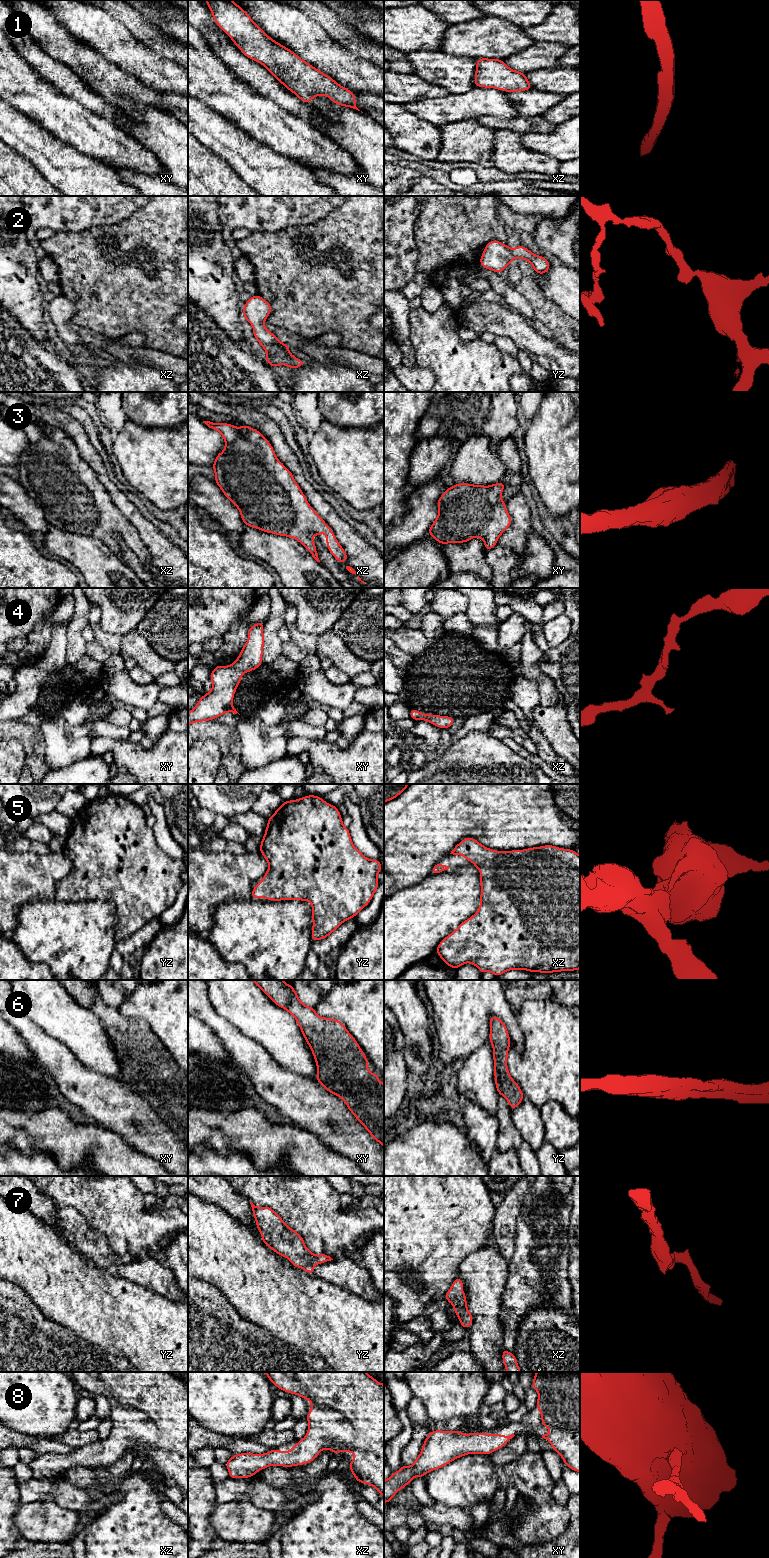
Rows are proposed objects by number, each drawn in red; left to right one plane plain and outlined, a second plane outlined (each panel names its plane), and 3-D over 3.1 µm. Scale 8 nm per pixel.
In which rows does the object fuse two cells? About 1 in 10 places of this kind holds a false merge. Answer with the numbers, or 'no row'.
no row

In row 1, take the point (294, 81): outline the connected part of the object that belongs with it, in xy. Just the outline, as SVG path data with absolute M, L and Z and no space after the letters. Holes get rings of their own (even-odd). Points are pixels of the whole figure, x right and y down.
M205 0L205 2L216 24L232 39L235 46L246 57L263 65L280 84L296 94L301 101L310 103L314 96L327 96L334 104L360 111L356 107L356 97L352 91L339 85L329 75L319 71L293 51L269 37L238 4L232 0Z

